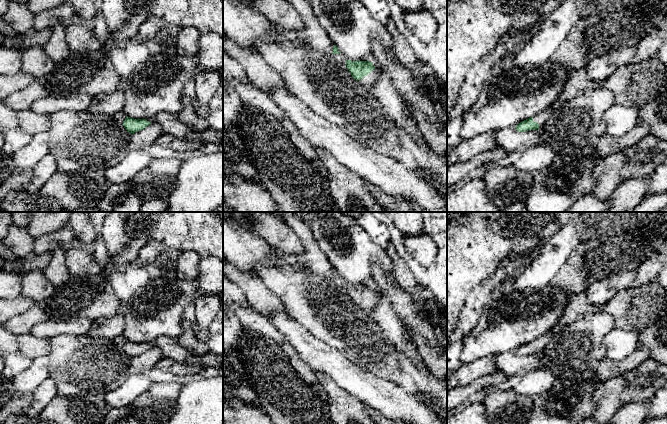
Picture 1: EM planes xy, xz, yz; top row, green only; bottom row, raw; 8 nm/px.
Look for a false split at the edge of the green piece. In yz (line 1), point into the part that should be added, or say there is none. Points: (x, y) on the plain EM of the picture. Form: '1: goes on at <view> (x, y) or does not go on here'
1: goes on at yz (541, 342)

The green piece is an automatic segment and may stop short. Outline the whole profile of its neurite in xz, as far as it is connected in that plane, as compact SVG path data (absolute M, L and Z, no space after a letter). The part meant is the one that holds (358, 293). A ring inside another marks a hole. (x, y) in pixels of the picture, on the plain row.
M346 284L346 292L358 308L372 318L372 312L378 301L377 295L372 286Z

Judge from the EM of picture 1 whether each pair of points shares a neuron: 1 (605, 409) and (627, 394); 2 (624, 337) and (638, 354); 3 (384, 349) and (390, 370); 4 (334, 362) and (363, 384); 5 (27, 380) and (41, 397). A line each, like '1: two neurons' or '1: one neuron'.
1: two neurons
2: two neurons
3: one neuron
4: one neuron
5: two neurons

